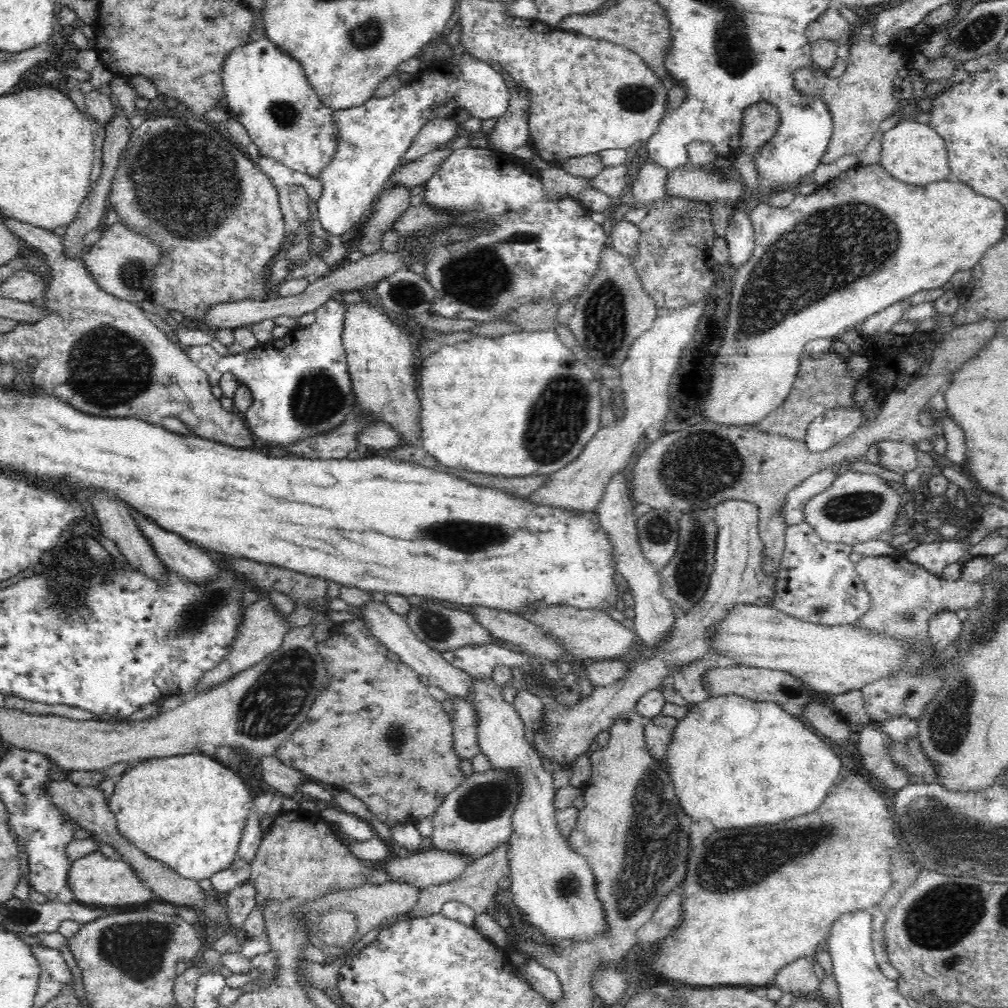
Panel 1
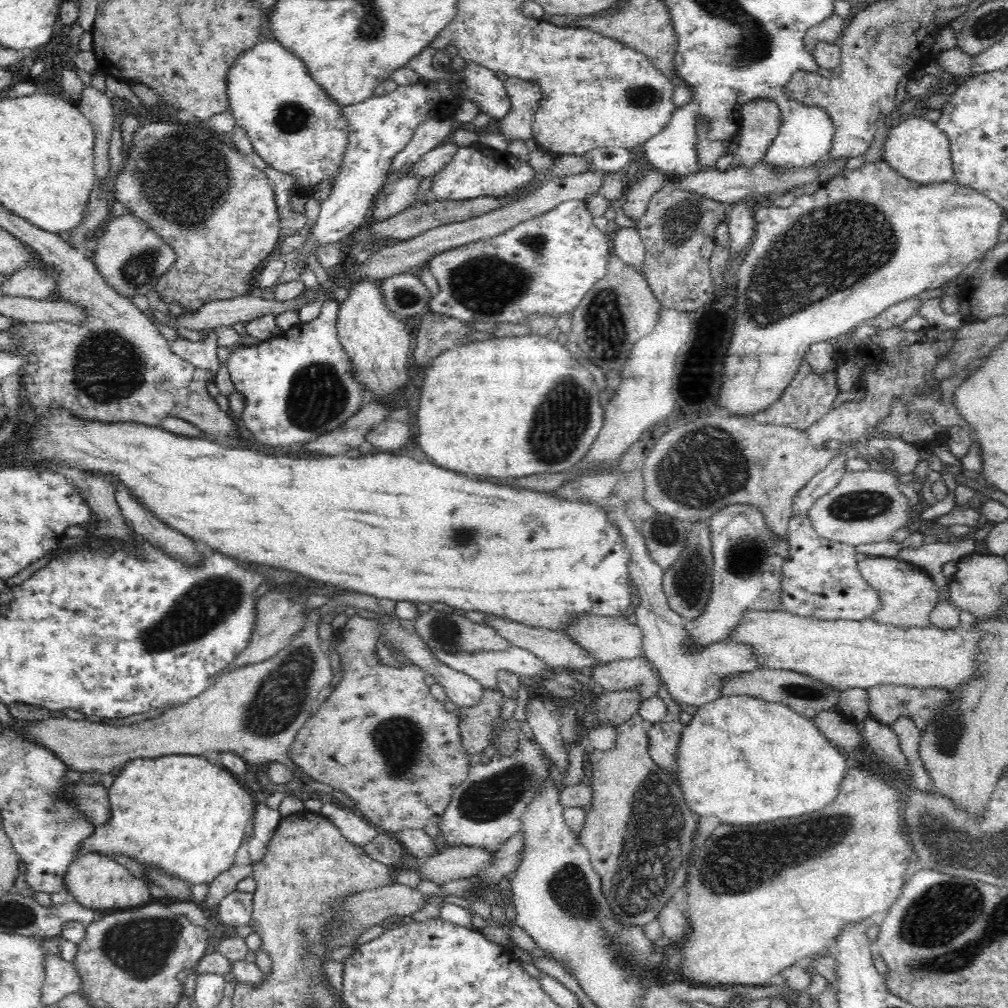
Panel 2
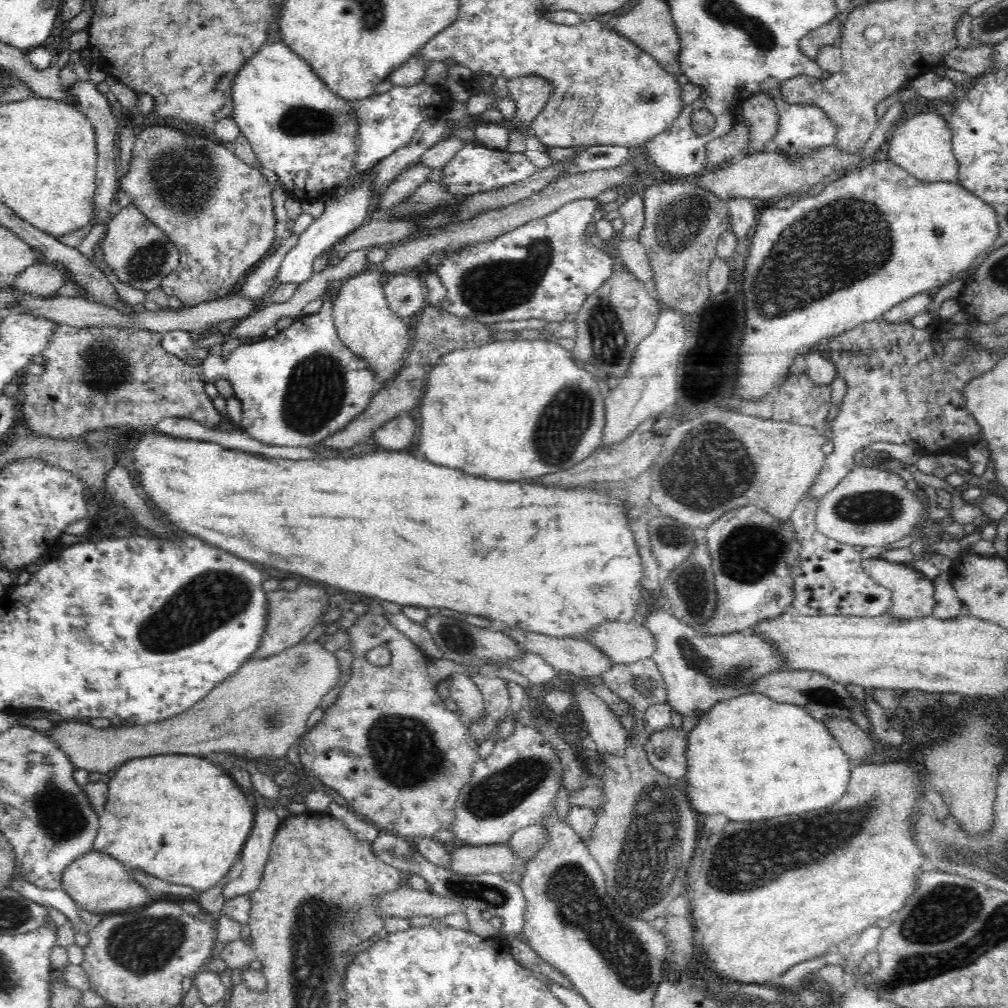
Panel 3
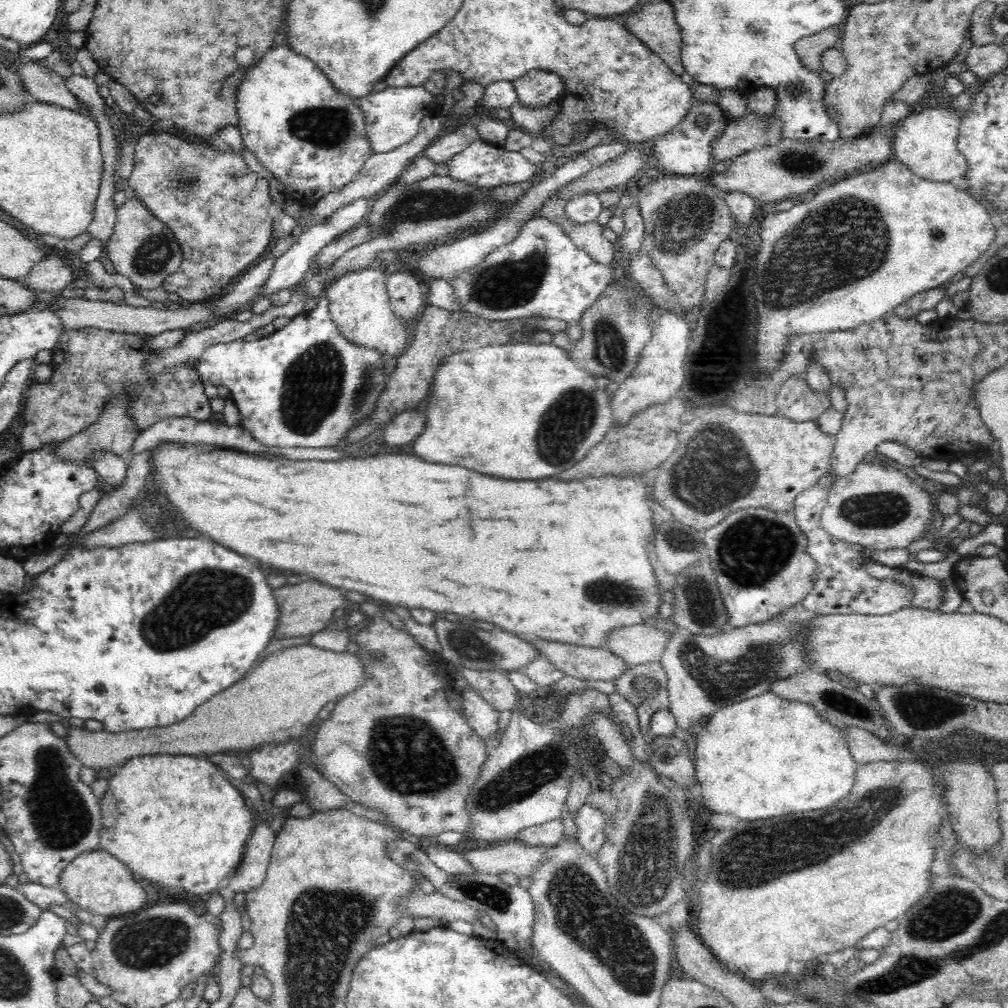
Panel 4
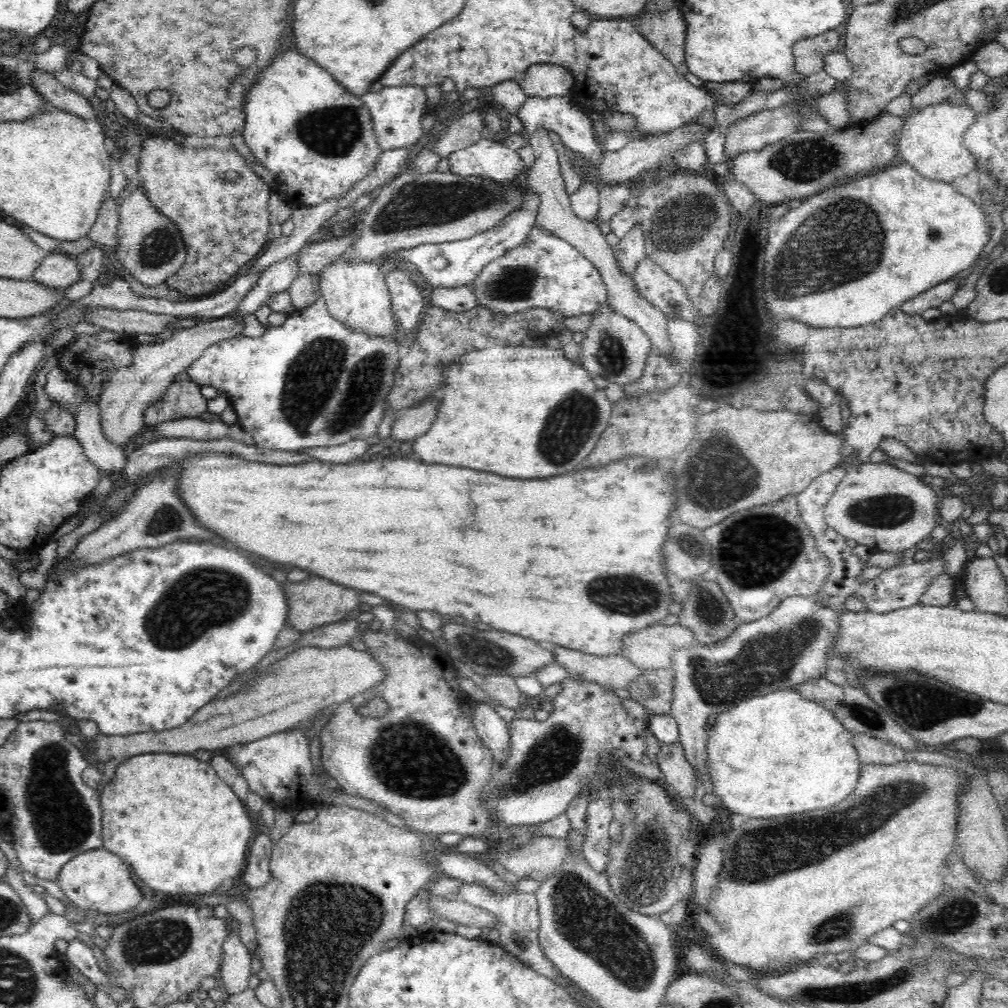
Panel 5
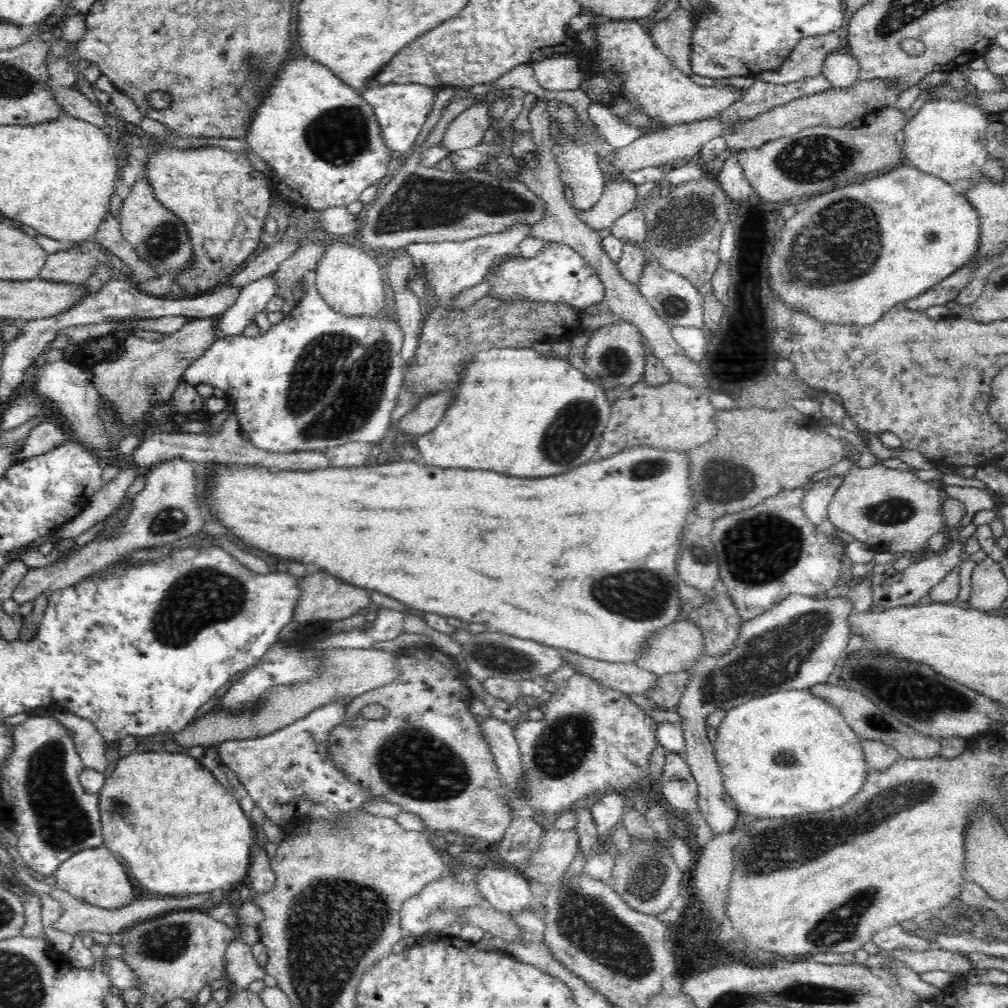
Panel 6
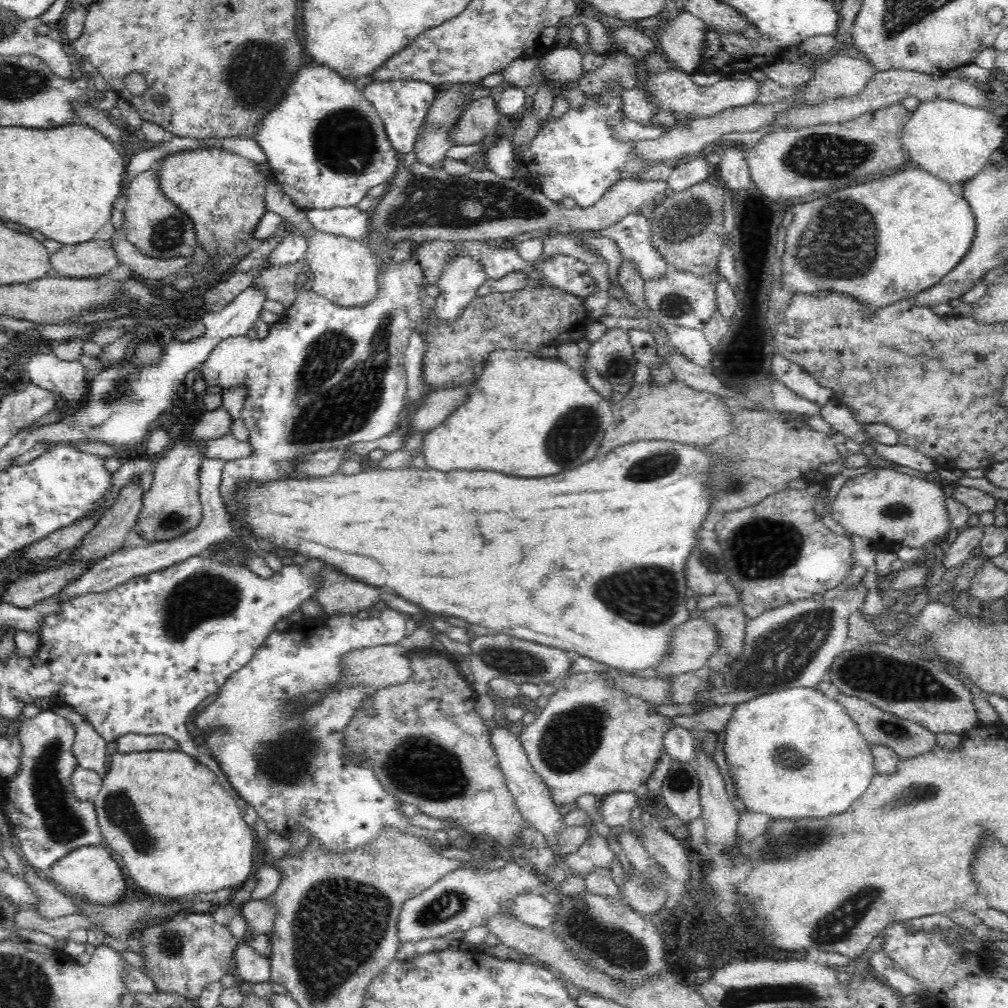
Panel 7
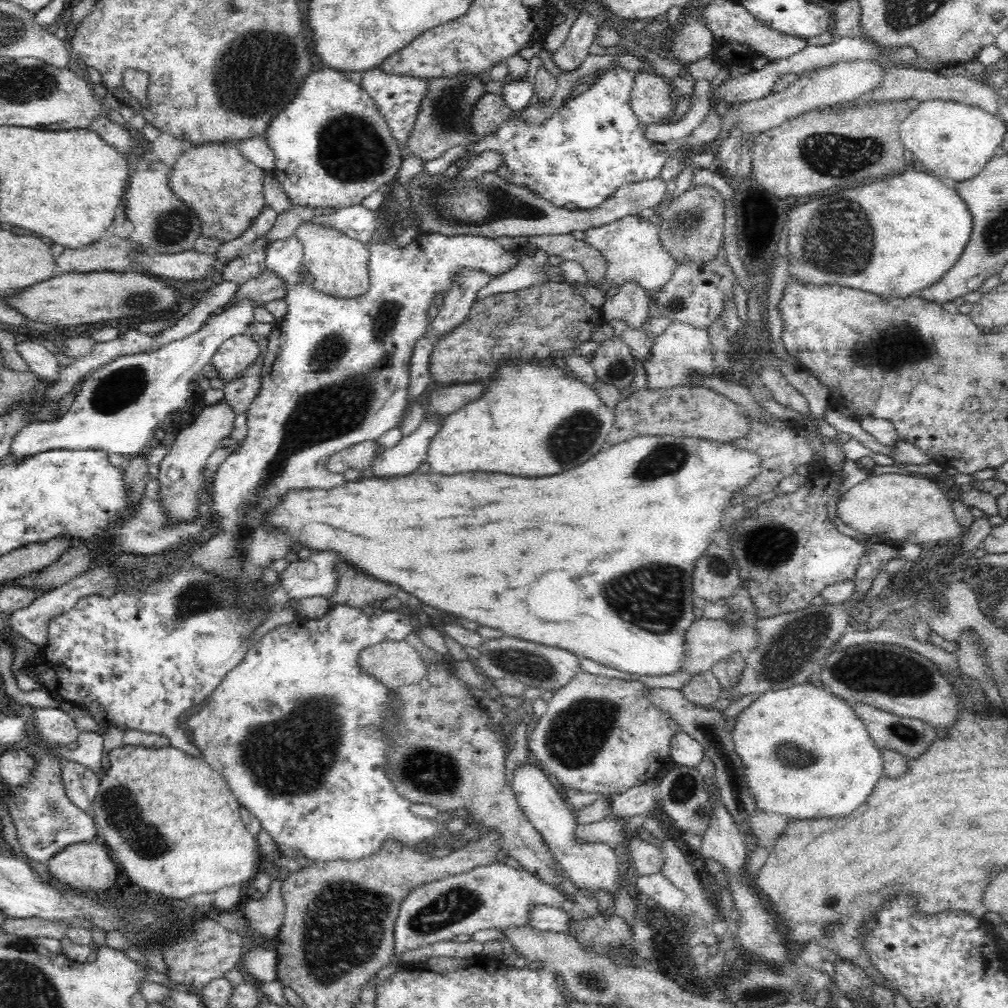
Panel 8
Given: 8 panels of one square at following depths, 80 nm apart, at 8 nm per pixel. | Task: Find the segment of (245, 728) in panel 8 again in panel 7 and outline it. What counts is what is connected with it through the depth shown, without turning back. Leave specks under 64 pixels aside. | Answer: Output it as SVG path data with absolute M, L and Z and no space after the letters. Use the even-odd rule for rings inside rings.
M386 607L377 618L360 619L352 613L334 613L290 622L284 630L274 629L256 649L253 659L230 674L219 693L192 717L198 732L208 731L208 736L200 740L208 748L205 752L218 761L234 790L254 807L270 832L288 838L296 828L305 828L312 839L319 840L325 852L354 852L378 839L387 827L394 827L410 836L438 839L442 847L450 849L445 830L429 831L410 824L410 817L396 807L401 802L376 778L371 758L353 760L357 755L351 756L344 745L346 728L372 695L364 685L338 685L342 678L342 656L352 650L398 644L406 636L406 622L406 614ZM309 693L322 693L322 698L304 710L297 708L297 703Z

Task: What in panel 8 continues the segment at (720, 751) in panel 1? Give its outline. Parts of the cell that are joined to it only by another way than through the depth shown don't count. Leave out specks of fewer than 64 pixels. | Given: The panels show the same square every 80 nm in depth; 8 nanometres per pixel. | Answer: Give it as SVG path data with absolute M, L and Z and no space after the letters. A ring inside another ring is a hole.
M808 683L797 684L788 689L766 692L754 701L750 706L745 708L736 718L736 726L733 729L734 747L743 763L743 772L746 776L748 789L756 801L756 805L761 811L773 812L782 815L788 815L793 819L805 818L830 818L830 816L848 816L854 810L858 810L874 792L874 788L880 778L884 776L884 762L882 759L881 749L876 746L874 740L870 737L865 723L858 717L855 709L844 699L836 698L830 690L820 690L820 688Z

